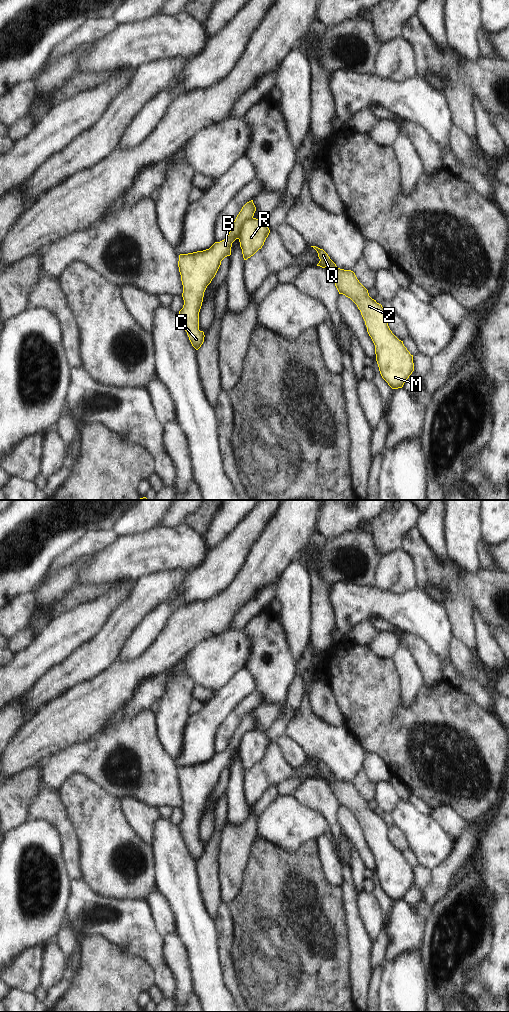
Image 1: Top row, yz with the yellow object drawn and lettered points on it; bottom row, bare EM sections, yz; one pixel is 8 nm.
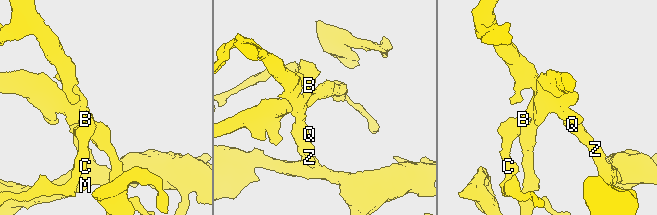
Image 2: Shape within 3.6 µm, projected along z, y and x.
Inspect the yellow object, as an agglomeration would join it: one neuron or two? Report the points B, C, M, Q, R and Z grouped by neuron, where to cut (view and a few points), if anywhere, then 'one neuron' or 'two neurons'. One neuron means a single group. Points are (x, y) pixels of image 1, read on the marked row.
B C M Q Z / R | yz (252, 217), (242, 224), (238, 238) | two neurons

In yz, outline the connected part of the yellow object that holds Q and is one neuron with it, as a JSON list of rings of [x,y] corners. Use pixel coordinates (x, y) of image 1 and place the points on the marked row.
[[[311,247],[317,251],[320,259],[317,266],[328,271],[339,294],[350,298],[360,310],[375,345],[376,361],[382,378],[392,389],[402,388],[414,371],[413,355],[390,330],[384,308],[369,296],[368,290],[353,271],[338,268],[323,249]]]

